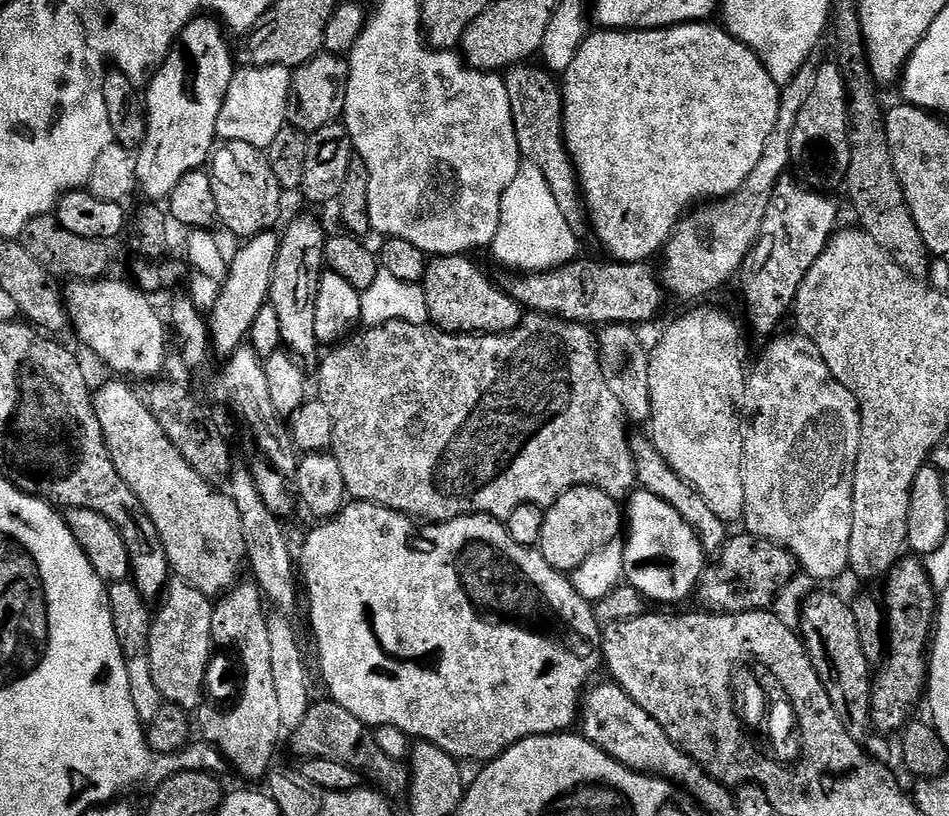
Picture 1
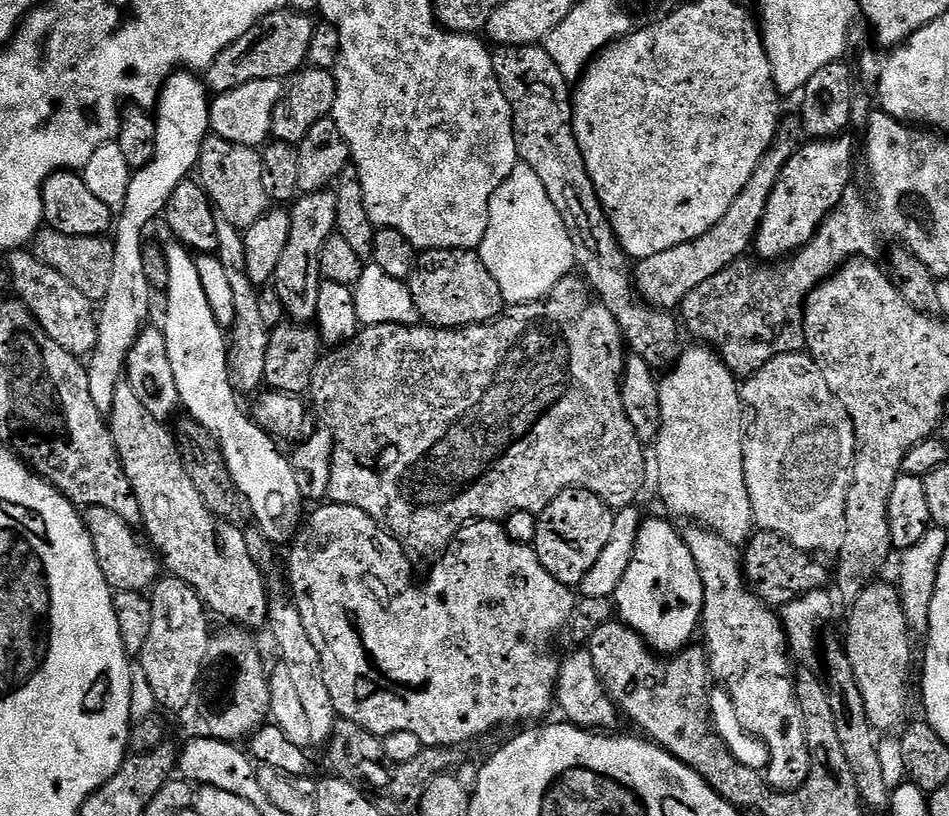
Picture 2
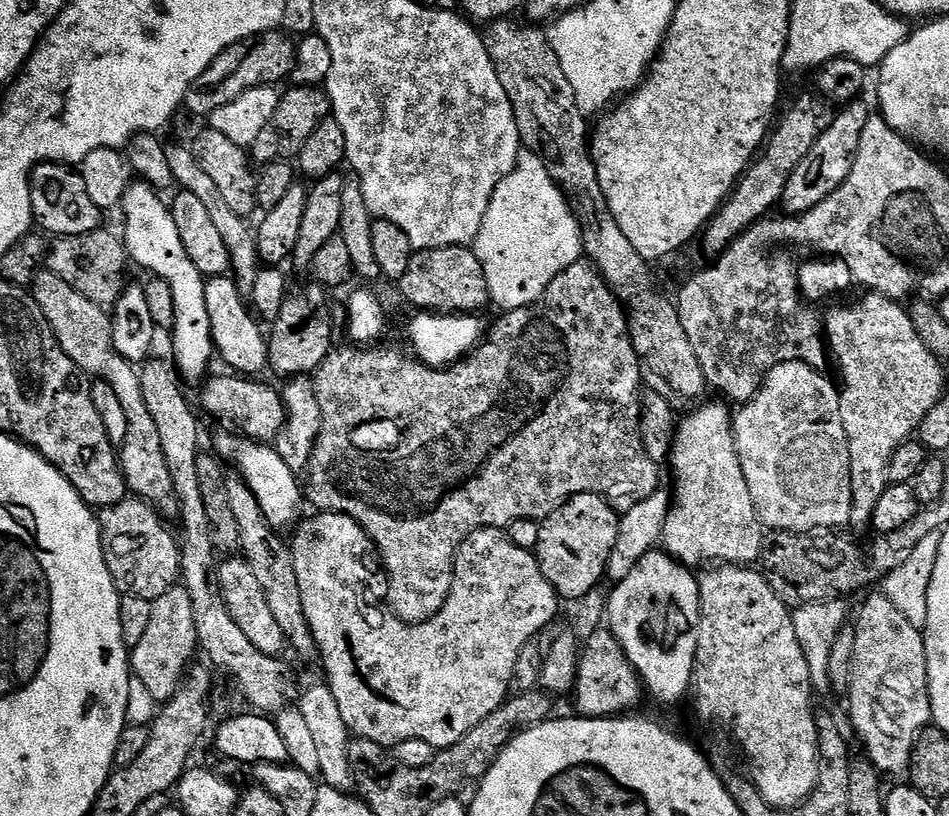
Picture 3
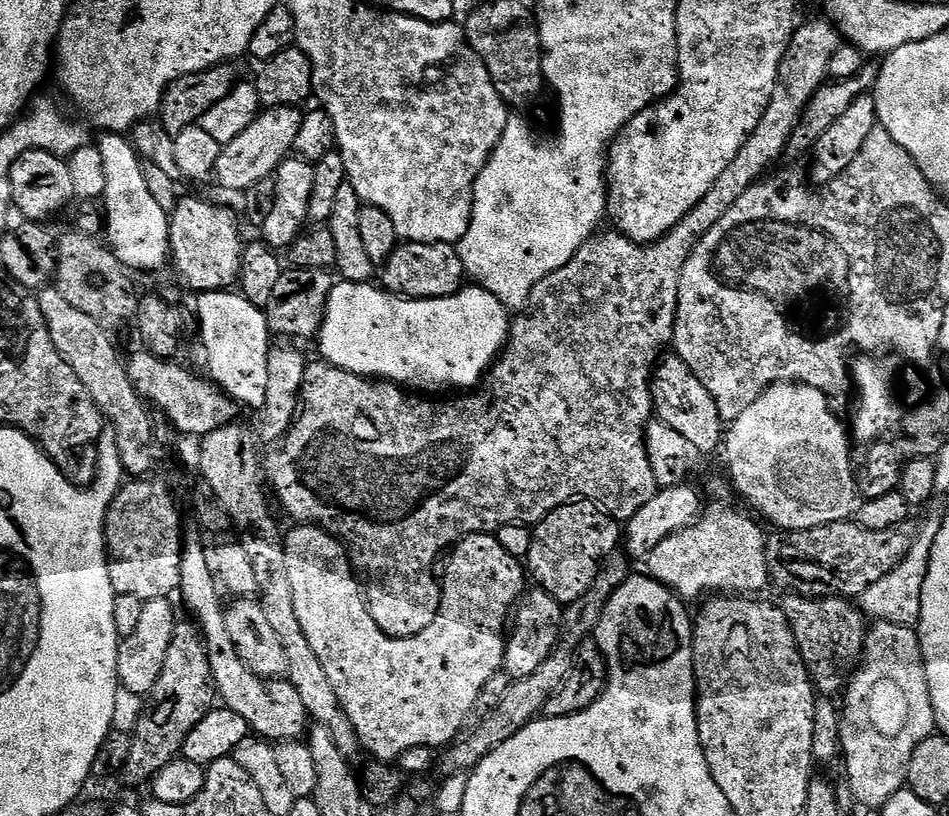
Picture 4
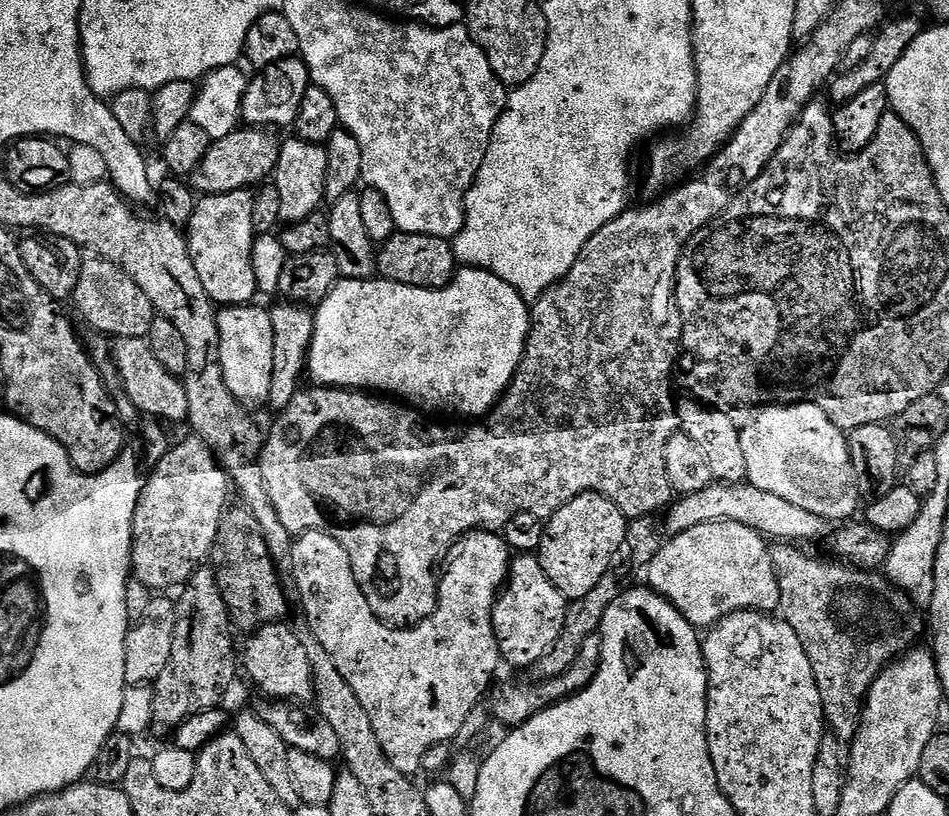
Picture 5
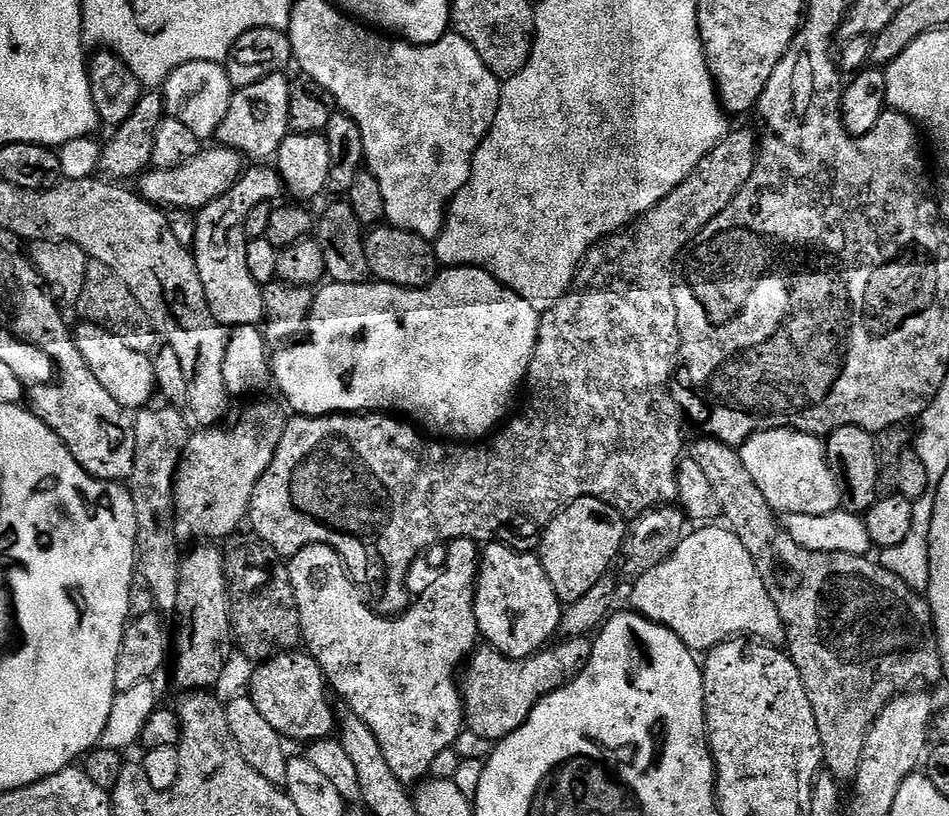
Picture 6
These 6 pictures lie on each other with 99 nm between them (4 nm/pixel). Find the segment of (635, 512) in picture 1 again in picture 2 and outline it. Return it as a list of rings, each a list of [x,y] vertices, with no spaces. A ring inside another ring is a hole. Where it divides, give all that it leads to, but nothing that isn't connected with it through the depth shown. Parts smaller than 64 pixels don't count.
[[[648,520],[641,523],[634,546],[633,560],[622,575],[622,582],[614,595],[614,608],[619,619],[633,628],[643,638],[648,647],[657,654],[675,654],[683,652],[693,643],[692,635],[697,635],[702,624],[704,610],[704,591],[694,554],[686,546],[683,535],[668,520]]]

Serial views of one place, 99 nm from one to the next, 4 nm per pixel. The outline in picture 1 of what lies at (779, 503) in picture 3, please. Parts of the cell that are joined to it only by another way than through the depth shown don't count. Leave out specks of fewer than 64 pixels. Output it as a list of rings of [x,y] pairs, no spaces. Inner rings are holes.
[[[777,335],[771,341],[772,345],[760,356],[756,365],[751,365],[746,376],[746,400],[752,403],[752,421],[747,421],[744,428],[744,457],[742,458],[742,490],[744,491],[744,519],[747,535],[757,536],[772,540],[775,544],[781,544],[786,551],[796,558],[797,565],[806,575],[810,575],[817,582],[823,580],[836,580],[840,575],[848,572],[848,558],[850,556],[850,530],[852,529],[852,485],[849,483],[852,475],[852,467],[858,458],[858,446],[860,445],[860,409],[856,406],[856,400],[852,393],[846,391],[840,383],[830,374],[826,362],[818,354],[814,342],[810,342],[807,336]]]

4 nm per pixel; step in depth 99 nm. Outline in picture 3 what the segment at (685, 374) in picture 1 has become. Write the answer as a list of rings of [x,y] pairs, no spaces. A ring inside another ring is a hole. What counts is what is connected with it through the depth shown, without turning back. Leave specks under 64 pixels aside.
[[[727,403],[703,404],[696,406],[701,408],[693,407],[687,413],[689,416],[677,423],[676,434],[672,438],[670,465],[672,464],[672,480],[676,483],[676,490],[674,489],[674,503],[664,524],[662,548],[685,566],[707,565],[709,562],[752,566],[759,561],[766,529],[754,510],[754,498],[750,498],[750,486],[746,486],[746,474],[742,474],[742,462],[738,462],[732,433],[734,412],[727,408]]]

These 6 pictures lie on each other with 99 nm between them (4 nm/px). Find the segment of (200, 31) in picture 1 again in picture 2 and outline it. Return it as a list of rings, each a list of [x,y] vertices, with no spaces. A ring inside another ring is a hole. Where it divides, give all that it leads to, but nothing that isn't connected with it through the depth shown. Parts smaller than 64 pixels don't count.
[[[177,70],[165,81],[154,107],[157,144],[153,160],[144,168],[133,171],[130,190],[126,190],[126,198],[114,220],[114,266],[111,267],[110,286],[98,308],[98,342],[86,360],[90,398],[102,414],[112,411],[114,394],[126,376],[130,350],[149,323],[148,315],[152,312],[154,291],[142,267],[144,231],[163,217],[170,194],[197,171],[200,147],[210,135],[210,93],[205,81],[196,76],[199,75],[188,70]]]

